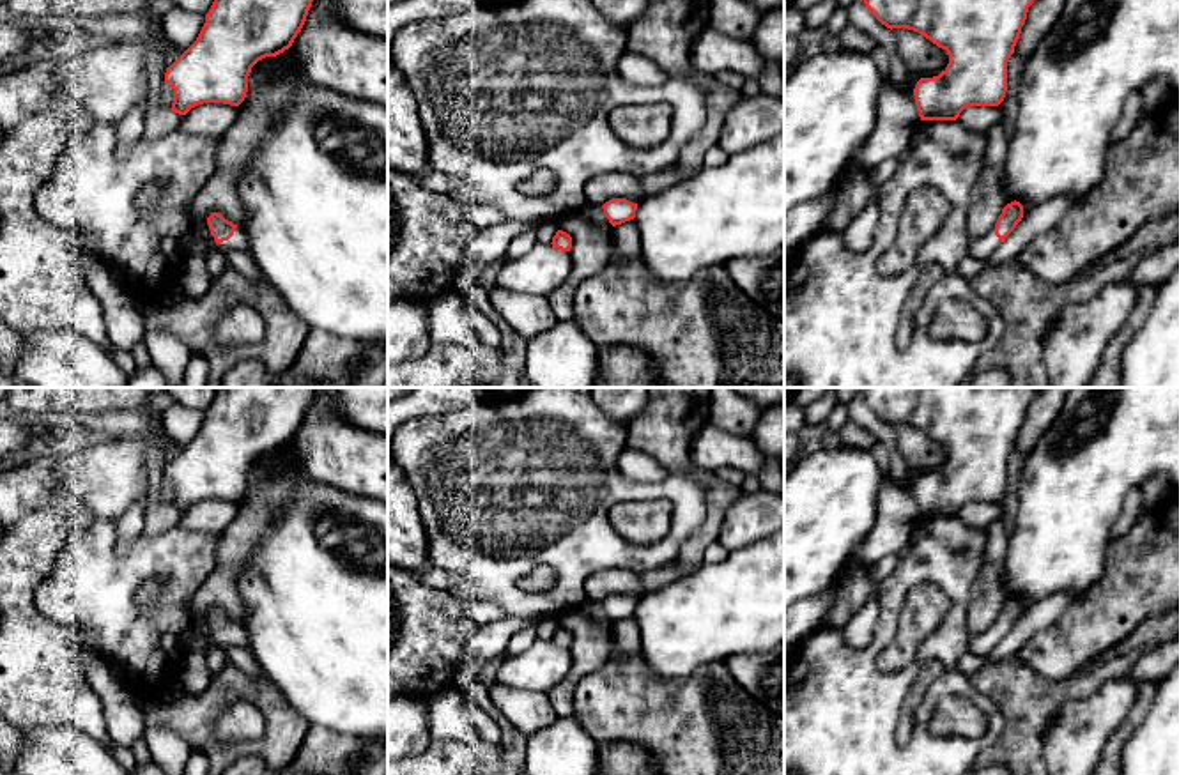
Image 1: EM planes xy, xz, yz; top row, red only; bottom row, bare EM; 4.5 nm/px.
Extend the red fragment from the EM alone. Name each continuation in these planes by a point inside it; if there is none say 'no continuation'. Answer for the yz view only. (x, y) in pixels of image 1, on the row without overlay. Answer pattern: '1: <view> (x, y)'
1: yz (981, 644)

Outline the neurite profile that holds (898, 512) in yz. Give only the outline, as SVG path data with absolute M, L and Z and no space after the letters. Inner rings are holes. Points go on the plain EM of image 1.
M910 469L903 483L889 478L882 481L878 490L878 520L844 564L844 570L871 566L885 556L903 550L913 533L913 526L921 518L913 492L913 485L921 474Z

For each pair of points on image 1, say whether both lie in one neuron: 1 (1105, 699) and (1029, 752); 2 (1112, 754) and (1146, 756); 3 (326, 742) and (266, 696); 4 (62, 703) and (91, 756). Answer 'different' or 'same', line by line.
1: different
2: different
3: different
4: different

